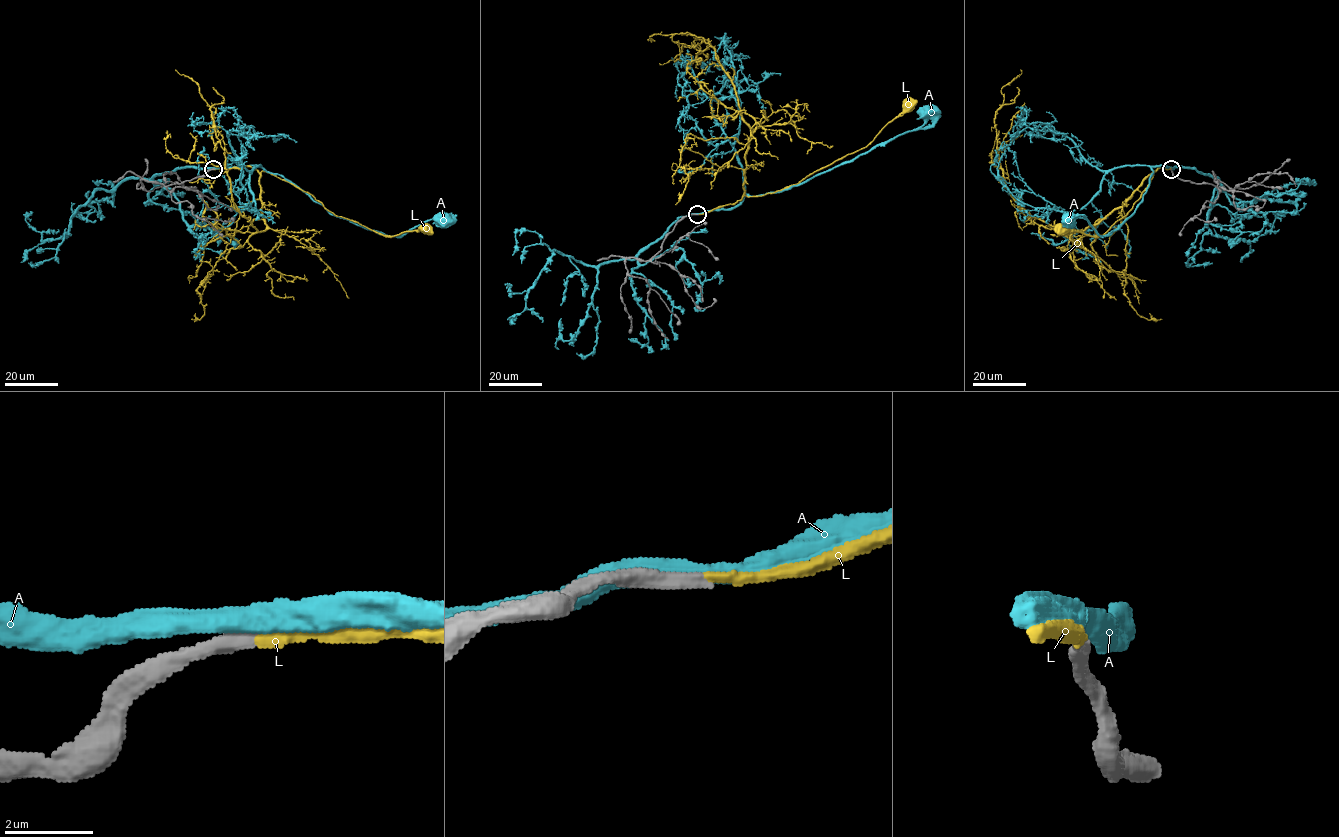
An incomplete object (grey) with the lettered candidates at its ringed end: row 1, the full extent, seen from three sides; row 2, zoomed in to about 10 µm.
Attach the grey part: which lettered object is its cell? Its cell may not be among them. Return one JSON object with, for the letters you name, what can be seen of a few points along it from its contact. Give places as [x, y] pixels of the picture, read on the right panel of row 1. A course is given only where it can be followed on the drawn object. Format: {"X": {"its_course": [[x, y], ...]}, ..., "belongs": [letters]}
{"L": {"its_course": [[1171, 168], [1160, 166], [1153, 170], [1153, 176], [1133, 207], [1104, 234], [1088, 236], [1061, 227]]}, "belongs": ["L"]}

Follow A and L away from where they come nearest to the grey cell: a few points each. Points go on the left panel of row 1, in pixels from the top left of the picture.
A: (213, 168), (260, 166), (282, 174), (330, 213), (383, 234), (402, 236), (431, 219), (441, 220)
L: (214, 168), (251, 166), (260, 172), (270, 172), (310, 193), (335, 215), (382, 234), (396, 236), (426, 227)

